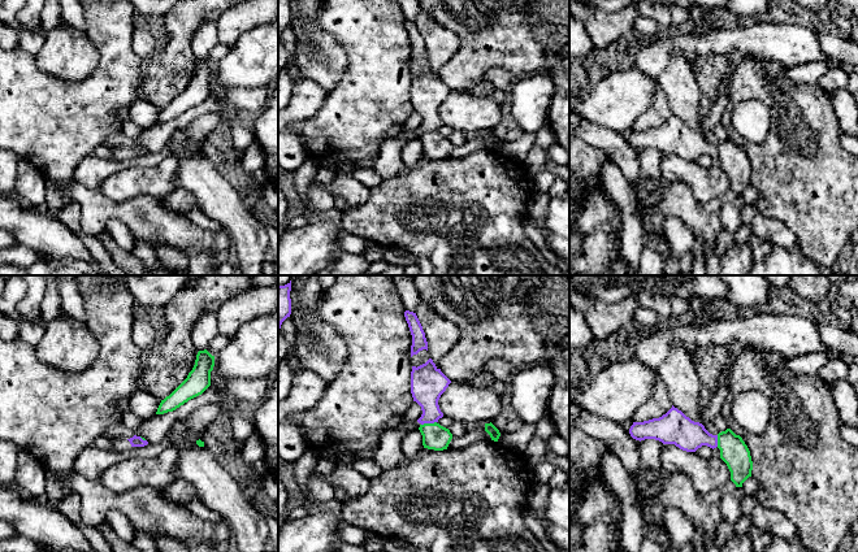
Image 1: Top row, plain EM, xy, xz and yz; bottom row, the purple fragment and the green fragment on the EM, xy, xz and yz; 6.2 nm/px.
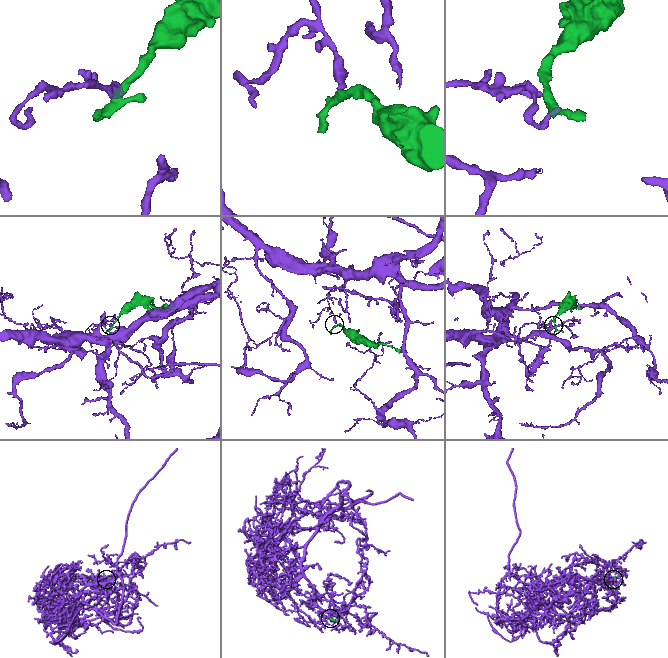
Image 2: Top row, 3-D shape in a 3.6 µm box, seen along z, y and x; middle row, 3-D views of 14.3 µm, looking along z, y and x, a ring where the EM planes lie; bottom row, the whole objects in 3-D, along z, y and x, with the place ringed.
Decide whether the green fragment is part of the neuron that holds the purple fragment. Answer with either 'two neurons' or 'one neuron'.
two neurons

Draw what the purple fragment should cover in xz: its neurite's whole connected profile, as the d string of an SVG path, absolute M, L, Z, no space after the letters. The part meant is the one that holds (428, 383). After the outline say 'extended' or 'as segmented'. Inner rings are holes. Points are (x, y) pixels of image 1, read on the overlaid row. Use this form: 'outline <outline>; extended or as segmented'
outline M432 358L420 366L412 366L411 394L422 410L419 423L434 423L443 417L438 400L451 381L436 366Z; as segmented

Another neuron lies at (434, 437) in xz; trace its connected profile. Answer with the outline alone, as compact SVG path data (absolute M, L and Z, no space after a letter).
M437 422L420 425L419 430L422 435L422 445L428 449L447 449L452 439L450 430Z

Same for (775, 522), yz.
M758 507L754 510L753 526L758 526L768 531L772 536L779 536L785 540L794 540L798 536L796 526L781 512L764 507Z

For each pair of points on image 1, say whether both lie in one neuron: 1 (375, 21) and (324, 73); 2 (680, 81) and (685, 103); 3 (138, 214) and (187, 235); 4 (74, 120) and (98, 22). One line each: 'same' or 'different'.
1: different
2: same
3: same
4: same

